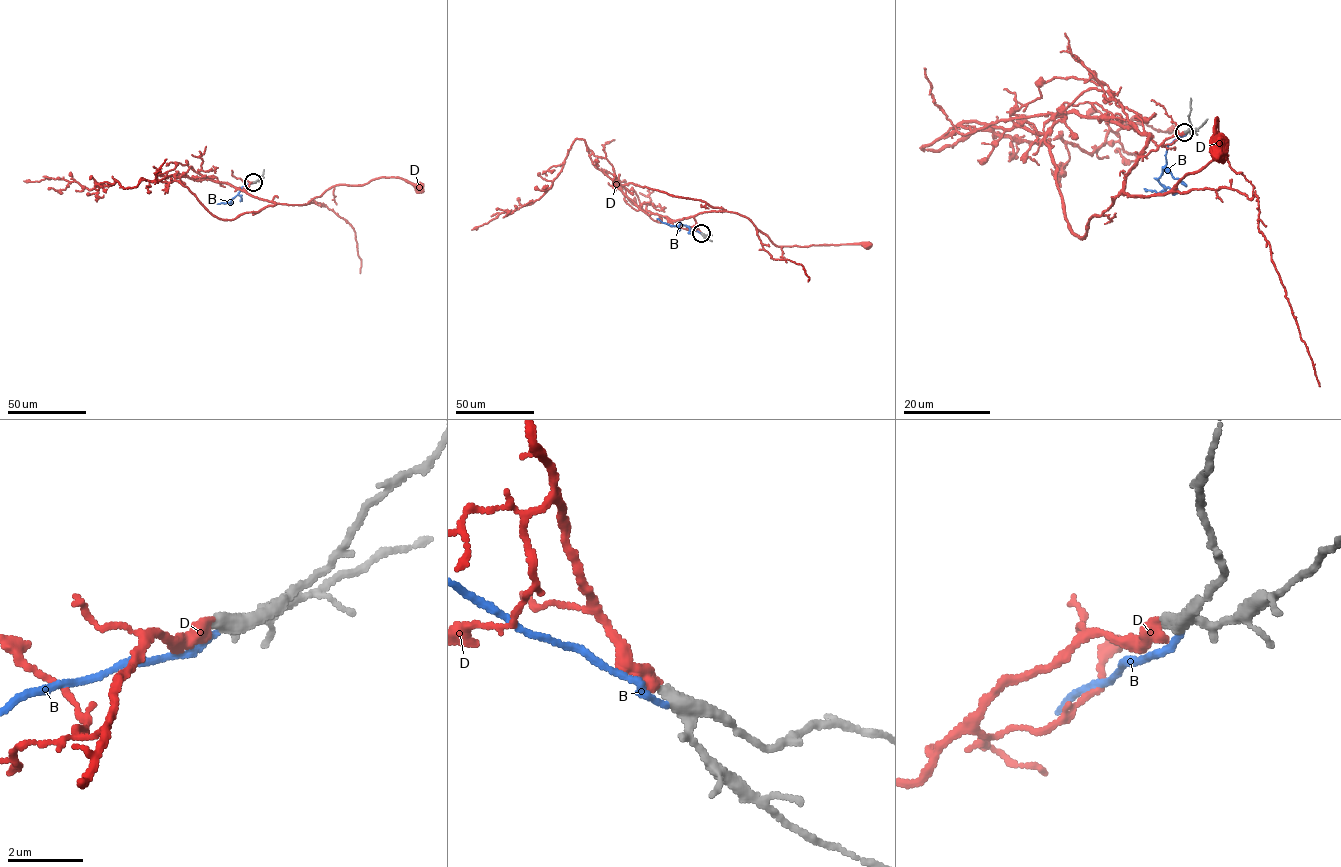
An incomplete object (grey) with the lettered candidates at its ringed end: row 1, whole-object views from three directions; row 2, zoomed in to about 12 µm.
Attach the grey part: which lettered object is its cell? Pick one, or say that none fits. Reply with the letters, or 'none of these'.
D

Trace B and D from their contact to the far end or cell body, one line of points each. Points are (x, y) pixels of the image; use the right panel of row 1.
B: (1186, 132), (1168, 145), (1165, 165), (1158, 179), (1164, 192), (1144, 188)
D: (1184, 132), (1139, 157), (1124, 180), (1127, 194), (1163, 196), (1204, 168), (1222, 145), (1217, 119), (1219, 148)

